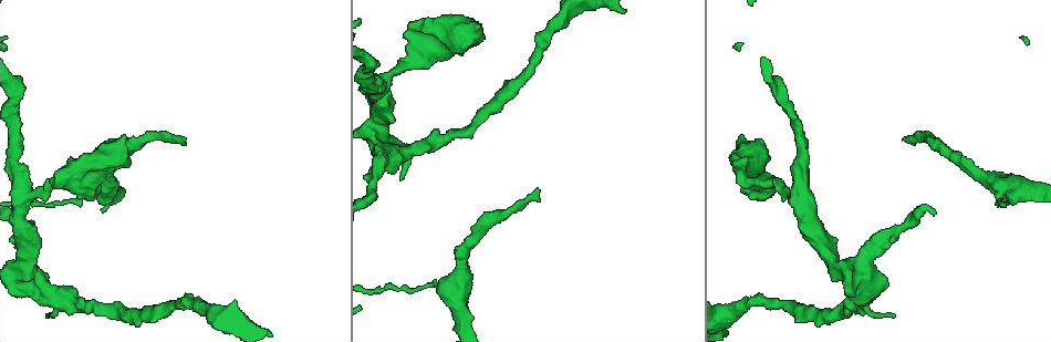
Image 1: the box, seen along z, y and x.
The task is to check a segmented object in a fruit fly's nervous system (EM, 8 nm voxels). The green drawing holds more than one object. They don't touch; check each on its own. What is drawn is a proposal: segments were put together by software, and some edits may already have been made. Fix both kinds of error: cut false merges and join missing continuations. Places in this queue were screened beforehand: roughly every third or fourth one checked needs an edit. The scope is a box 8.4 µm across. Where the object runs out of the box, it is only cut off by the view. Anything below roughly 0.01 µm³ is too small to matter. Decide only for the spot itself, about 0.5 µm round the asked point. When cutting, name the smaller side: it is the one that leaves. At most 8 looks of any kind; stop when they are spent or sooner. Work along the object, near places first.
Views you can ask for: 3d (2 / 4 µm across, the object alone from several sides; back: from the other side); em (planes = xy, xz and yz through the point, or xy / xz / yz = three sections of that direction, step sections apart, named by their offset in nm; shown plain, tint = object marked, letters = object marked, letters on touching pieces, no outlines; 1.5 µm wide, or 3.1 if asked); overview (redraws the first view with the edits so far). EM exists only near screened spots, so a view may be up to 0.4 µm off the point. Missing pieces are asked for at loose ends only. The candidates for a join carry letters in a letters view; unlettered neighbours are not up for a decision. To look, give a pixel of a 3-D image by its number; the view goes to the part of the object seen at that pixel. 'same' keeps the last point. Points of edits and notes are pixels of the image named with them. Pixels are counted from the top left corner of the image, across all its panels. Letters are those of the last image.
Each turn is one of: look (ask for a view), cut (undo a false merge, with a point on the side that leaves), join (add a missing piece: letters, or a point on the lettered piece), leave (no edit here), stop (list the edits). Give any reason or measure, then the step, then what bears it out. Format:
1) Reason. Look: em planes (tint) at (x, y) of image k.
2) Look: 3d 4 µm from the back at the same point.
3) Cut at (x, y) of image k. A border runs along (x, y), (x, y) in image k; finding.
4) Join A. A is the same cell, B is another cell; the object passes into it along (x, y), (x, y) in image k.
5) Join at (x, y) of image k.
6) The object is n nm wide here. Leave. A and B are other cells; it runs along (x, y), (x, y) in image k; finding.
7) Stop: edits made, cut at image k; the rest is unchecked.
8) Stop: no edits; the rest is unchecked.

Calibre changes. Look: 3d 2 µm at (797, 193) of image 1.

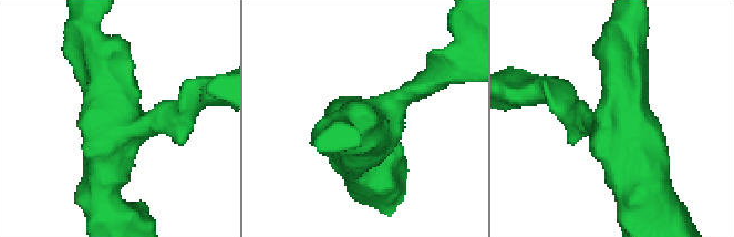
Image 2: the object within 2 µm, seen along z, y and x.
3 arms meet here; the arms are 200, 280, 380 nm wide. Look: em xz step 4 (tint) at (378, 122) of image 2.

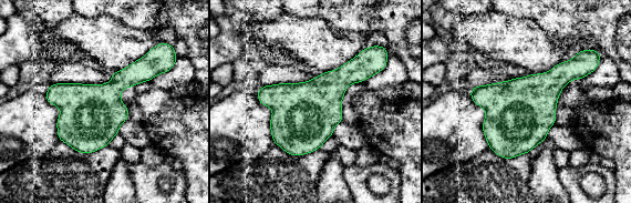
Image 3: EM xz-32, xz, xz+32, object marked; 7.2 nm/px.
Another direction. Look: em planes (letters) at the same point.

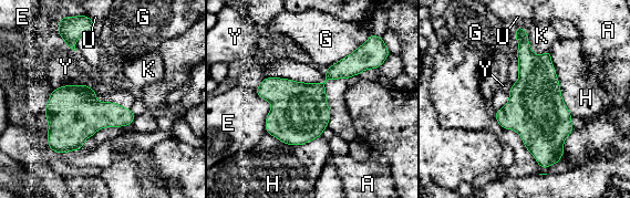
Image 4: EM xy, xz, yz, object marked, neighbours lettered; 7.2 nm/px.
Leave. A, E, G, H, K, U and Y are other cells; a border runs along (527, 30), (536, 54), (549, 50) in image 4; continuous, no second neuron.

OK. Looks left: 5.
Sudden change in width. Look: 3d 4 µm at (996, 202) of image 1.

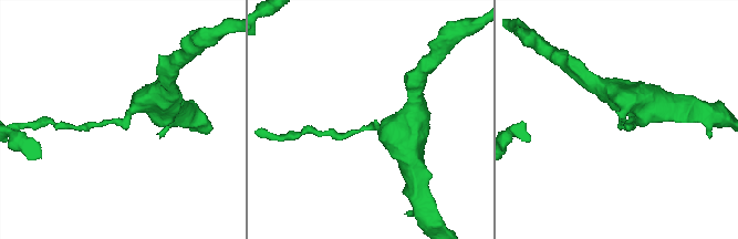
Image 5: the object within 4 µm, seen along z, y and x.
Look: em planes (tint) at (366, 130) of image 5.

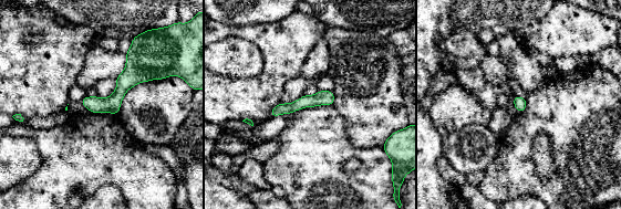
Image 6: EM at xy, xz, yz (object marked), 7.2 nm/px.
Look: em planes (letters) at the same point.

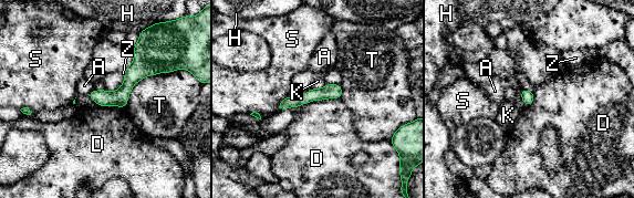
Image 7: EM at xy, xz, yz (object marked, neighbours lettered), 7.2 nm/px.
Leave. A, D, H, K, S, T and Z are other cells; a border runs along (340, 97), (313, 100), (294, 108) in image 7; continuous, no second neuron.

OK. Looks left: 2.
Stop: no edits; the rest is unchecked.

